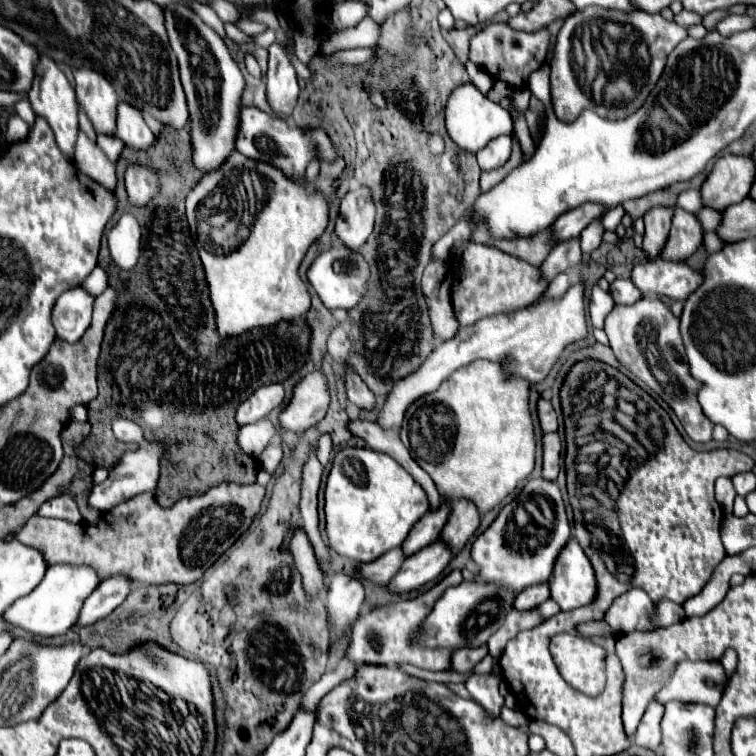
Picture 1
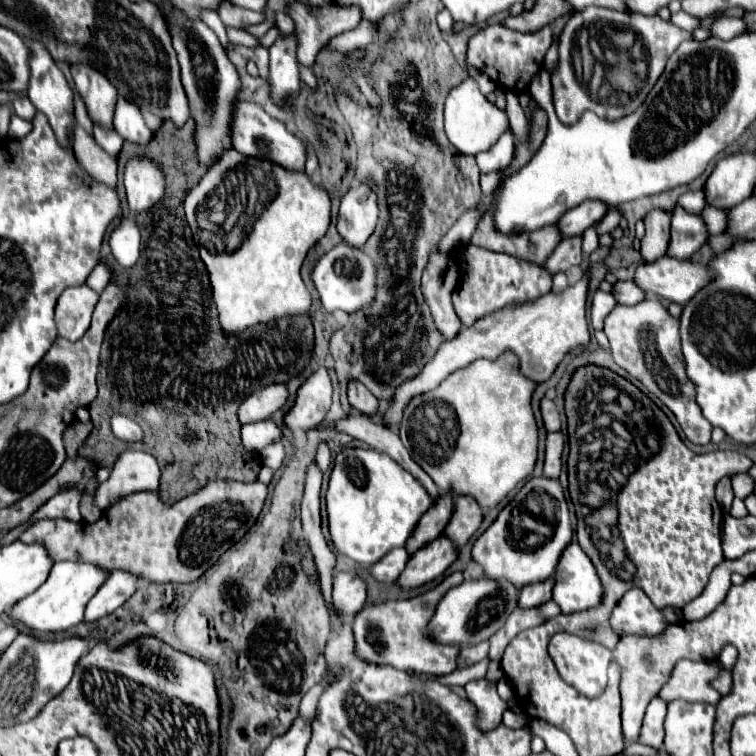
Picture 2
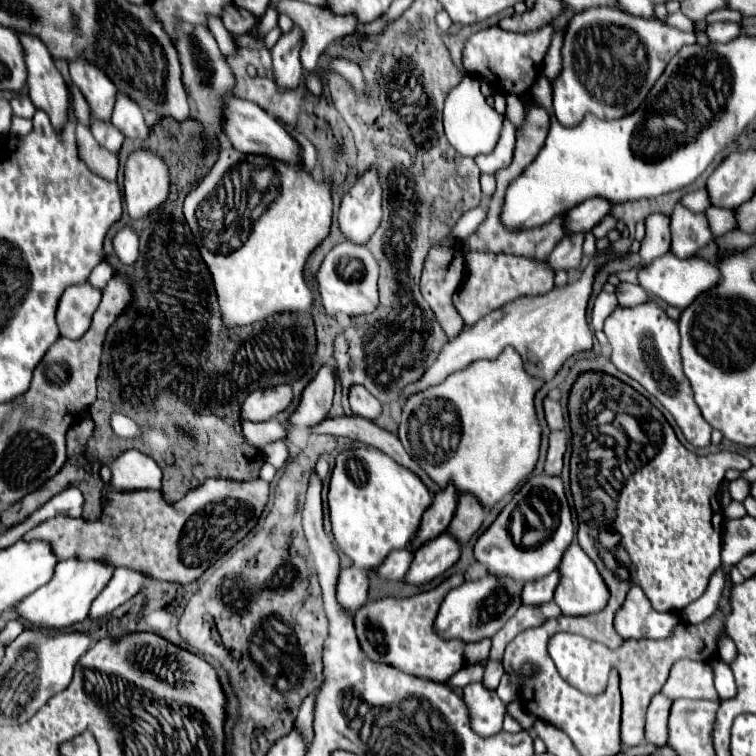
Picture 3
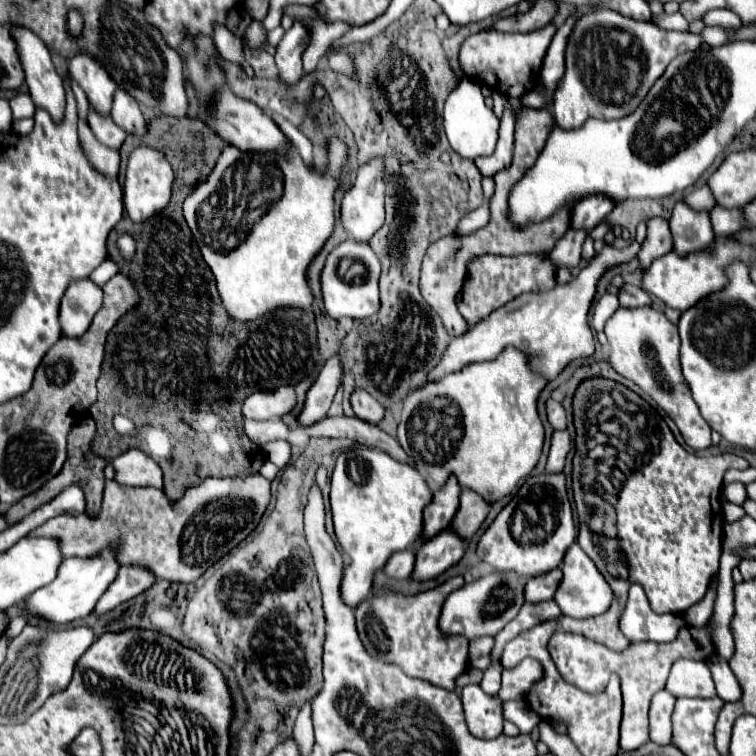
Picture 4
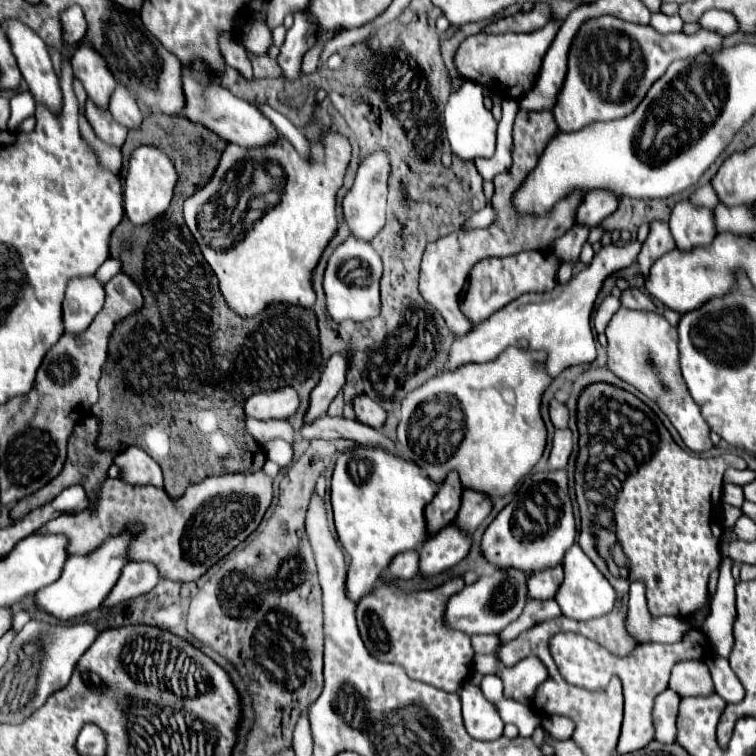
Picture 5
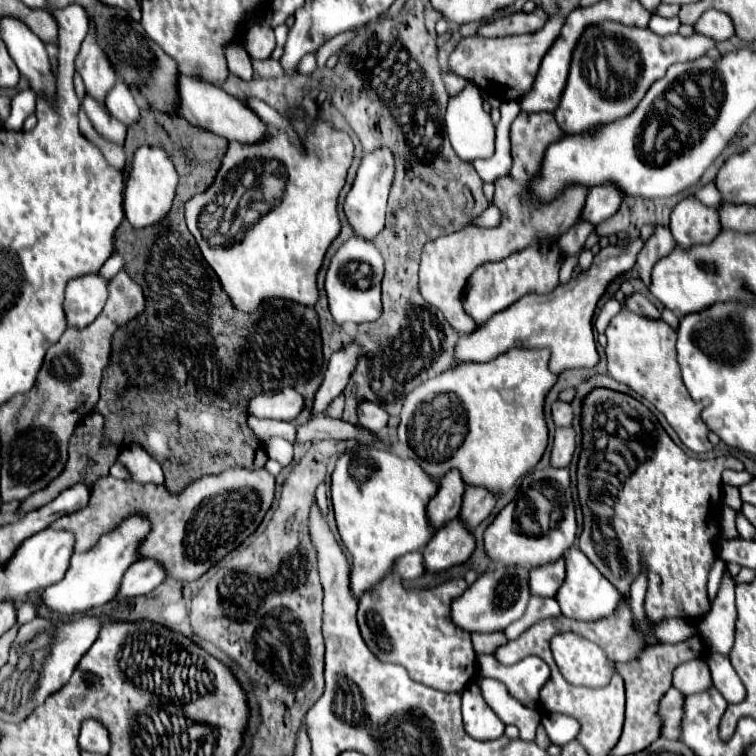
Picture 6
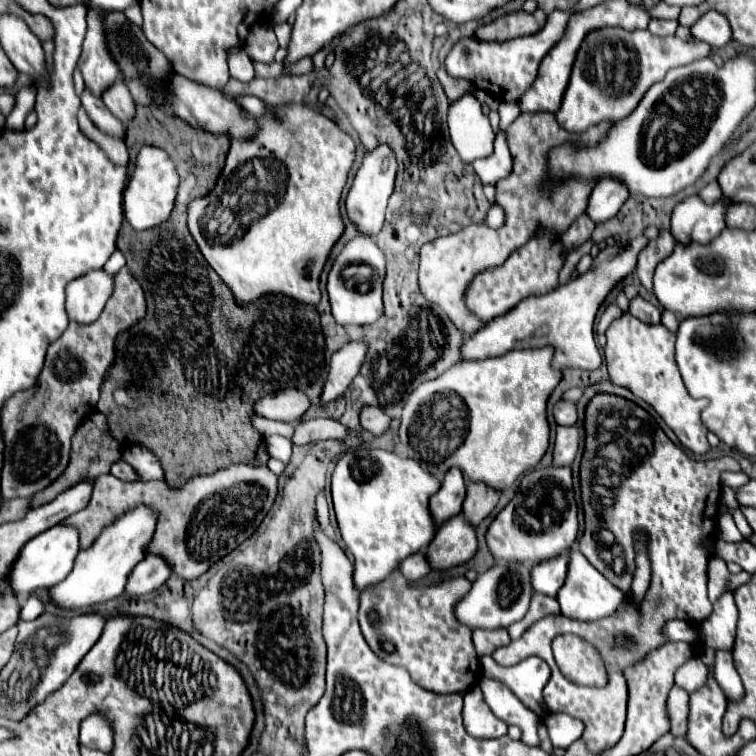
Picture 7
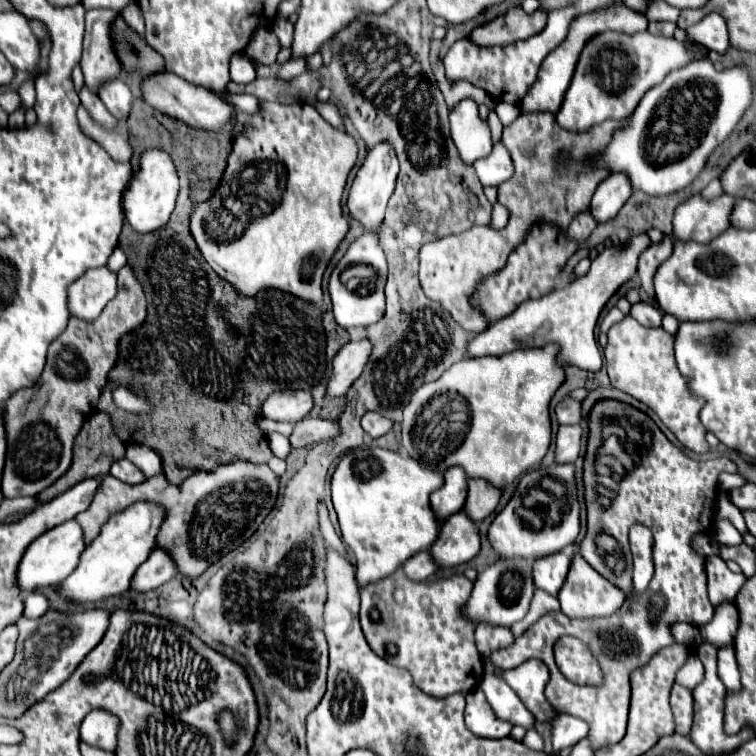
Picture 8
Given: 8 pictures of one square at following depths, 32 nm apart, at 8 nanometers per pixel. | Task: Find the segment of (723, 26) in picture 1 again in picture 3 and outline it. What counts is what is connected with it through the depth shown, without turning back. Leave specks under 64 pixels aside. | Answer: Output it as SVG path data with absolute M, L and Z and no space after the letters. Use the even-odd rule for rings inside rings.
M716 22L706 26L706 38L716 42L728 42L736 38L738 32L740 32L740 24L732 24L732 22Z

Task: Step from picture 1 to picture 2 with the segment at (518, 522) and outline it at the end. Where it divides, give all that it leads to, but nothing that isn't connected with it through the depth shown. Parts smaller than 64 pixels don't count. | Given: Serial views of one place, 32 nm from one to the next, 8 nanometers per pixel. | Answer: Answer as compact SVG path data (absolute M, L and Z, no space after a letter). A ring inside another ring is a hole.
M530 478L498 514L494 524L476 540L472 556L482 564L486 578L510 580L516 586L546 580L560 560L560 552L572 540L572 524L568 504L556 478Z

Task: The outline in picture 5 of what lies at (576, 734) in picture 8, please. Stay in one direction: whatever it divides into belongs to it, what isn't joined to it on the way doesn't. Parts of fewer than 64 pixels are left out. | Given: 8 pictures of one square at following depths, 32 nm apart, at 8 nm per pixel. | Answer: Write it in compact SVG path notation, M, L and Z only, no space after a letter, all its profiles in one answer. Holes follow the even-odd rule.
M544 716L542 726L554 740L568 740L574 732L572 720L564 718L564 716Z

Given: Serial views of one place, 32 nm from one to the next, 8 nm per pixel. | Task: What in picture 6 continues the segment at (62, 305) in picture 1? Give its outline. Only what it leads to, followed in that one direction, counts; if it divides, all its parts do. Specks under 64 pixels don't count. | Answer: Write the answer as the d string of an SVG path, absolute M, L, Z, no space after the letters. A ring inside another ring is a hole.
M98 272L68 282L64 302L68 326L84 328L96 320L108 300L108 284L110 280L104 280Z

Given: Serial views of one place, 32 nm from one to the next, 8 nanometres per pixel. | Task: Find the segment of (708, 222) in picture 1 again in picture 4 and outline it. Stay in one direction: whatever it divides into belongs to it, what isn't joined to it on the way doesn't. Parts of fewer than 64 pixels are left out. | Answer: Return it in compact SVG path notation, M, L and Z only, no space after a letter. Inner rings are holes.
M714 206L710 210L710 216L712 216L712 226L714 226L716 236L748 230L748 226L744 224L744 210L742 208L728 210L724 206Z

